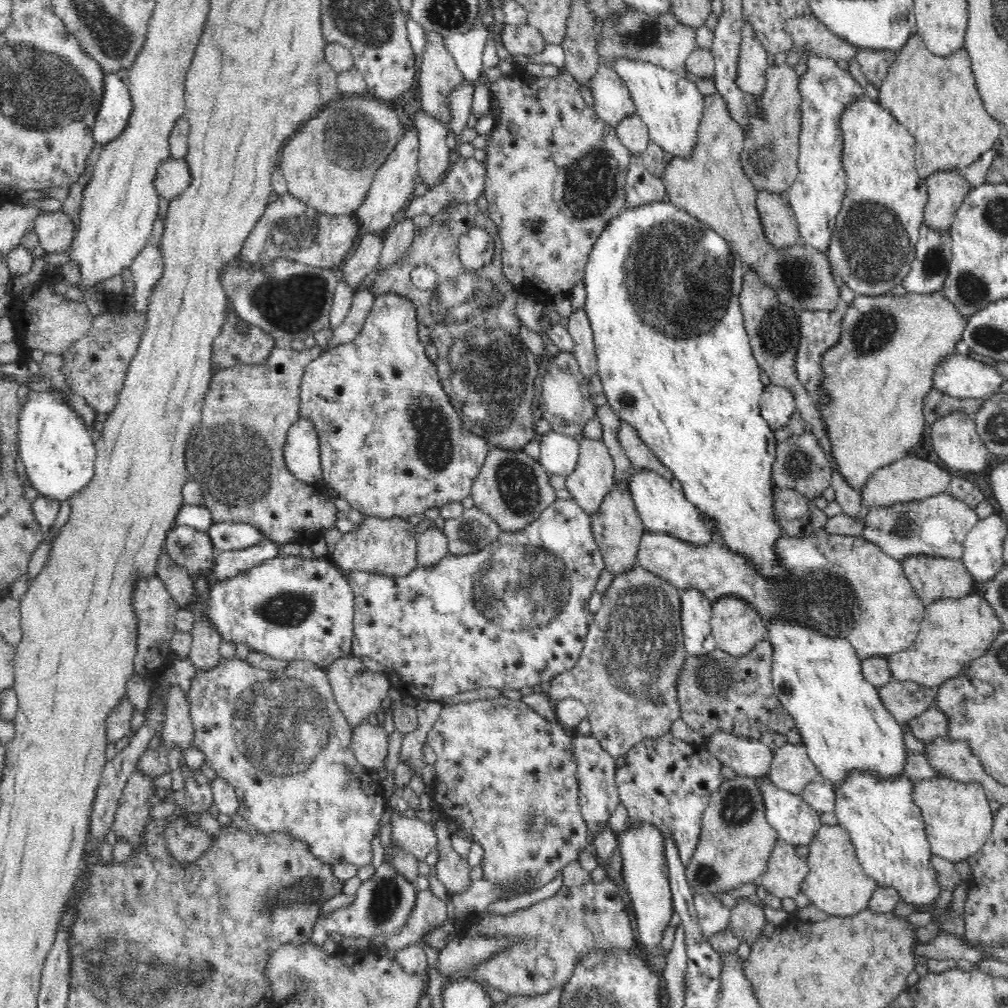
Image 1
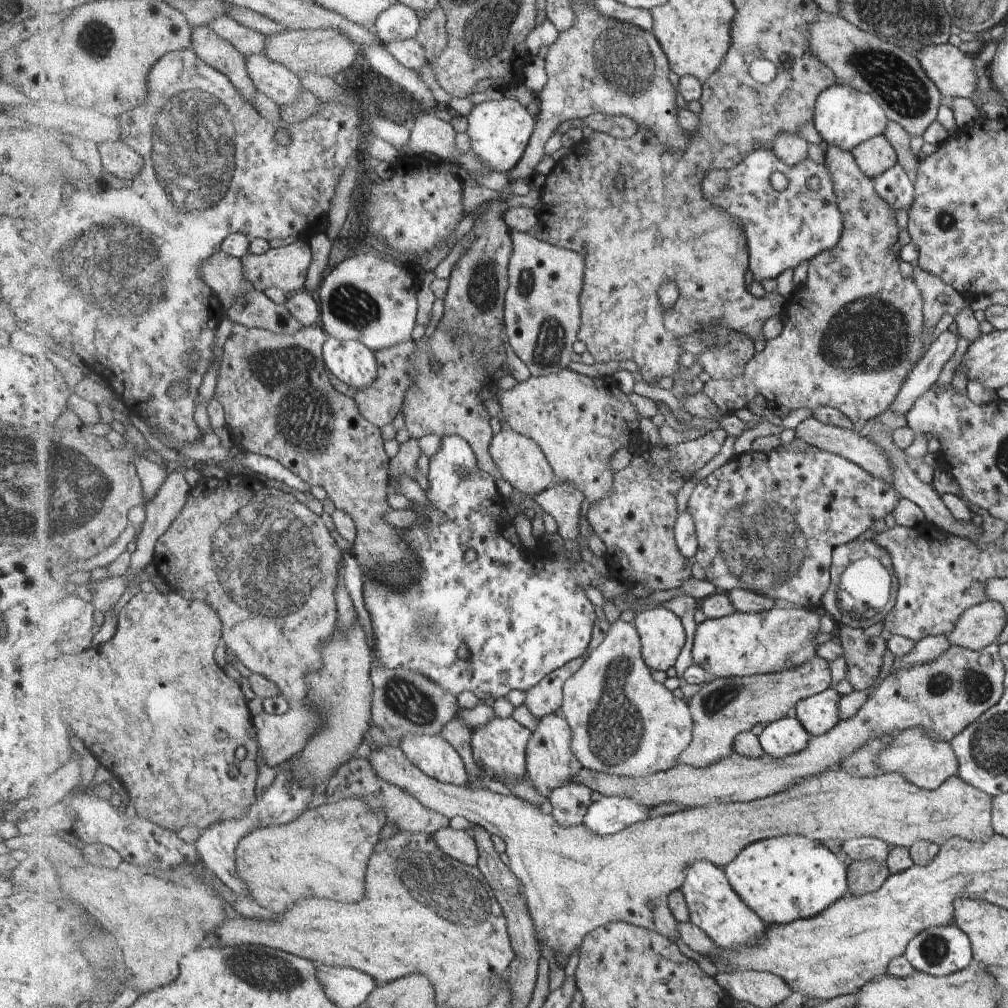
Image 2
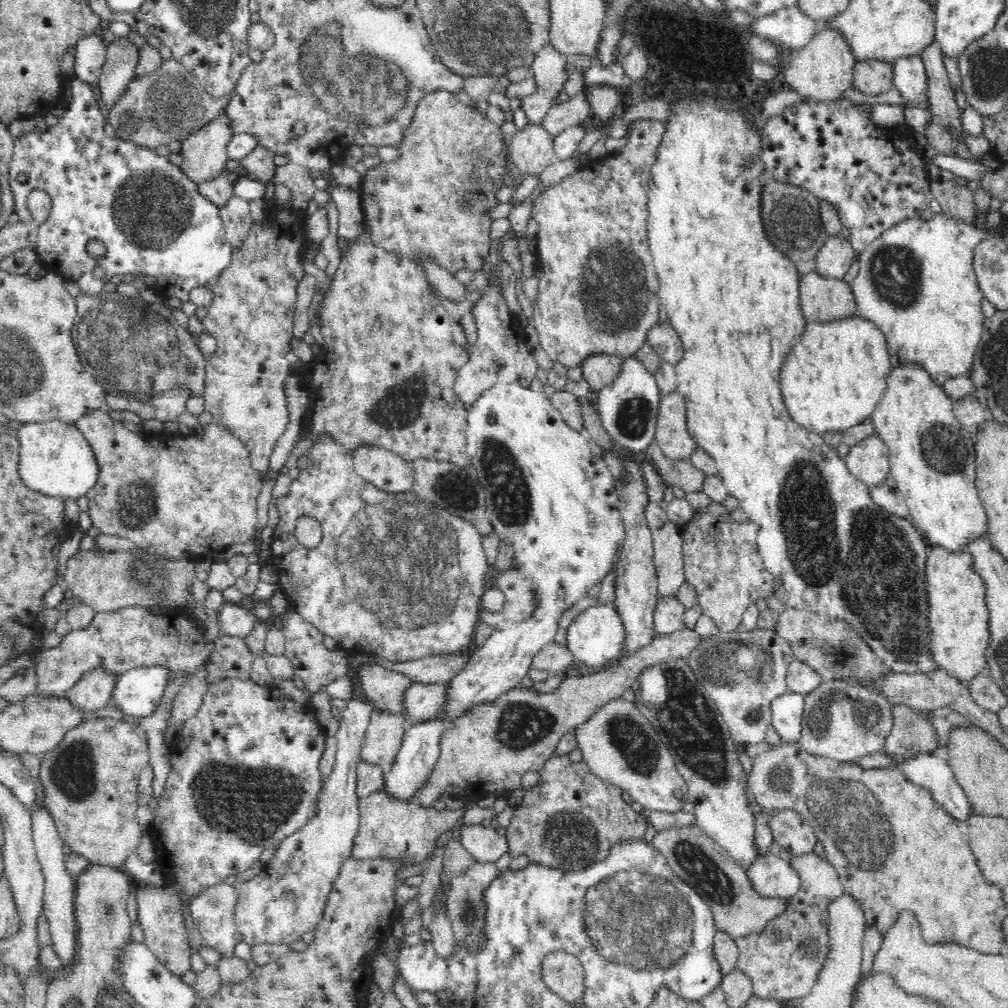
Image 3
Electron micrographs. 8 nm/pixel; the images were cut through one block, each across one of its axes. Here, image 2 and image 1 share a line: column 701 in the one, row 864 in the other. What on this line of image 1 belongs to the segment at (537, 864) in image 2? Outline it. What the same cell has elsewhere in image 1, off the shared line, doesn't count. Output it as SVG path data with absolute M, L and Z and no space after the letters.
M839 824L822 825L809 844L809 854L805 861L809 866L809 874L802 882L802 893L826 915L848 917L869 908L870 900L879 885L862 869L846 829Z

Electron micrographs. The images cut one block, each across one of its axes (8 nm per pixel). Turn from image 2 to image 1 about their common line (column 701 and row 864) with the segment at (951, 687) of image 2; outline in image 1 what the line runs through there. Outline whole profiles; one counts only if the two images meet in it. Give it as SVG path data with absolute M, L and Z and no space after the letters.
M780 838L773 846L767 869L760 885L781 900L798 896L802 892L802 882L809 874L809 866L796 854L796 847Z

